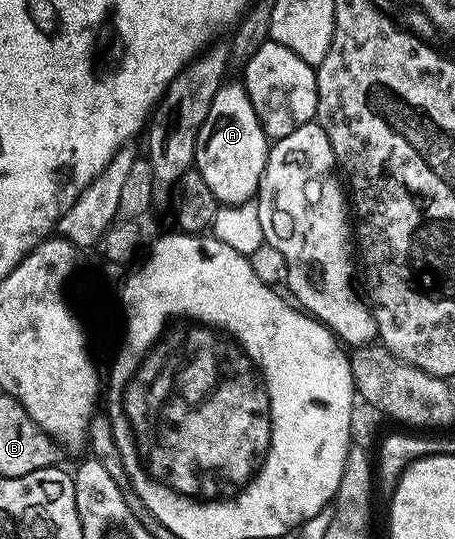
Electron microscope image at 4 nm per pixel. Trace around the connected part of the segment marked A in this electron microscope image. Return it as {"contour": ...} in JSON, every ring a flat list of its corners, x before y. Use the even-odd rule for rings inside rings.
{"contour":[[225,82,218,93,214,93,210,113,198,133,194,164,206,185,210,185,217,204,247,203,259,192,269,146,270,140,254,113,254,105,250,105,243,82]]}

